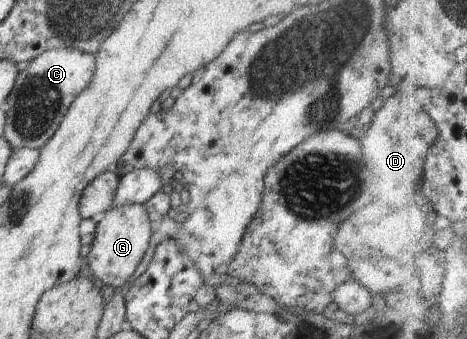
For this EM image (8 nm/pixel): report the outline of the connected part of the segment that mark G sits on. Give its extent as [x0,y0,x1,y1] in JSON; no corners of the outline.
[86,204,153,289]

